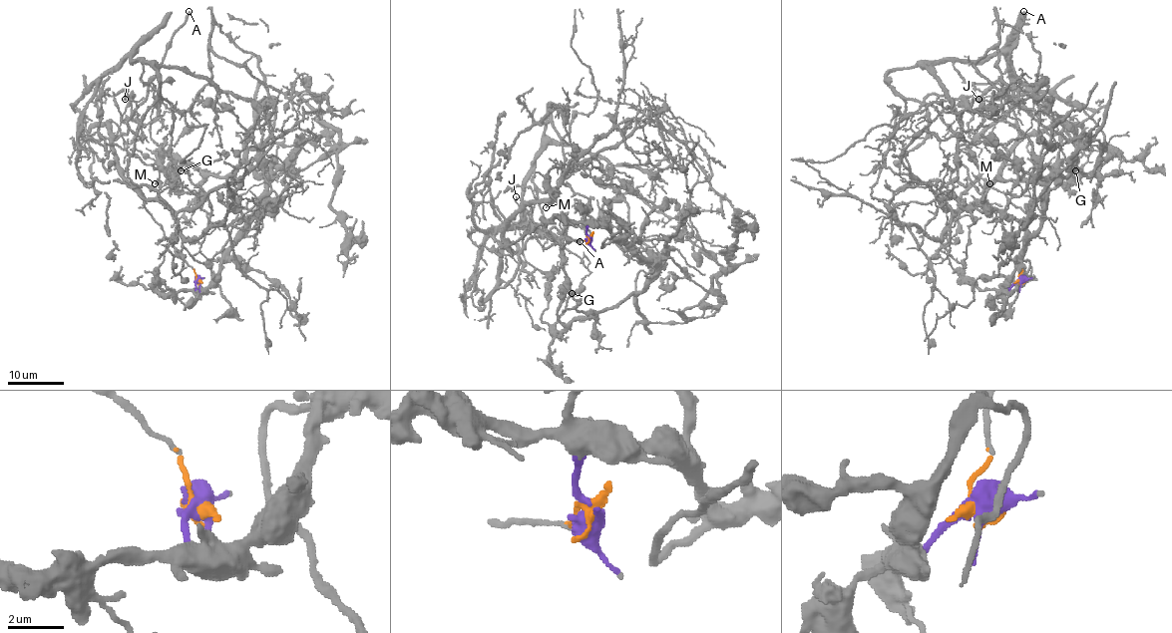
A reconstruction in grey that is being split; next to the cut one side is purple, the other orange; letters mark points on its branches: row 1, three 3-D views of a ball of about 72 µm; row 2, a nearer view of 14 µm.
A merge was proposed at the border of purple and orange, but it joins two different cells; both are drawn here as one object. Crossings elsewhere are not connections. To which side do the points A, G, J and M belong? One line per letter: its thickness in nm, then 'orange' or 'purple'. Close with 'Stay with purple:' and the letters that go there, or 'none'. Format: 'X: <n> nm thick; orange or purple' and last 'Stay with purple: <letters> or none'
A: 240 nm thick; orange
G: 200 nm thick; purple
J: 160 nm thick; orange
M: 140 nm thick; orange
Stay with purple: G

